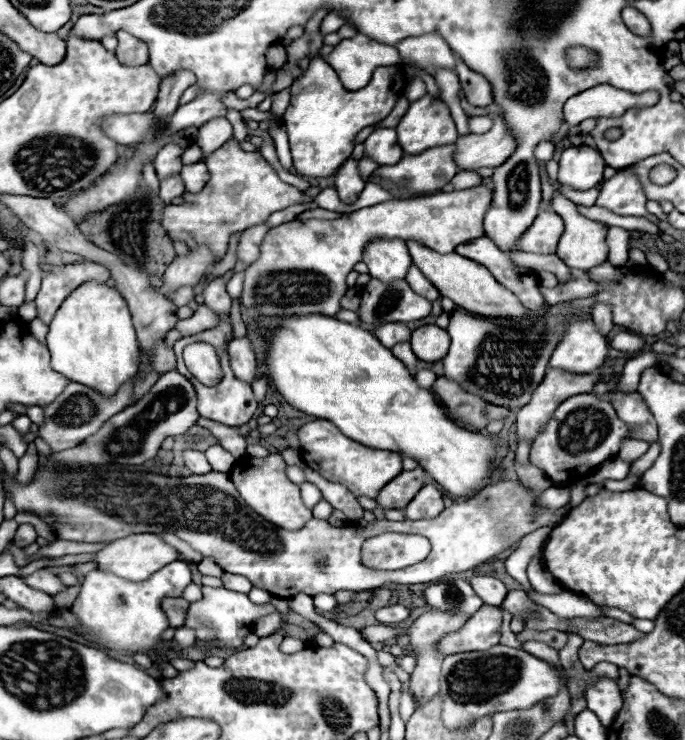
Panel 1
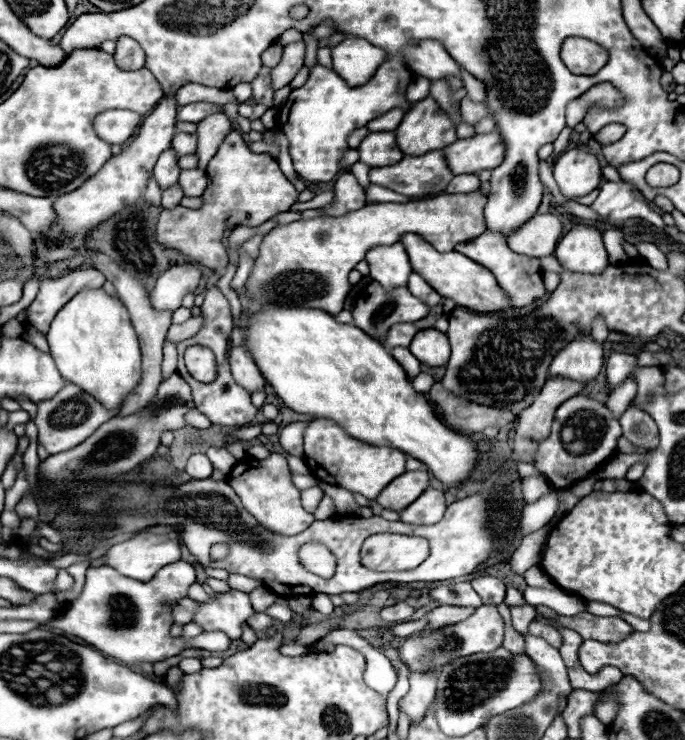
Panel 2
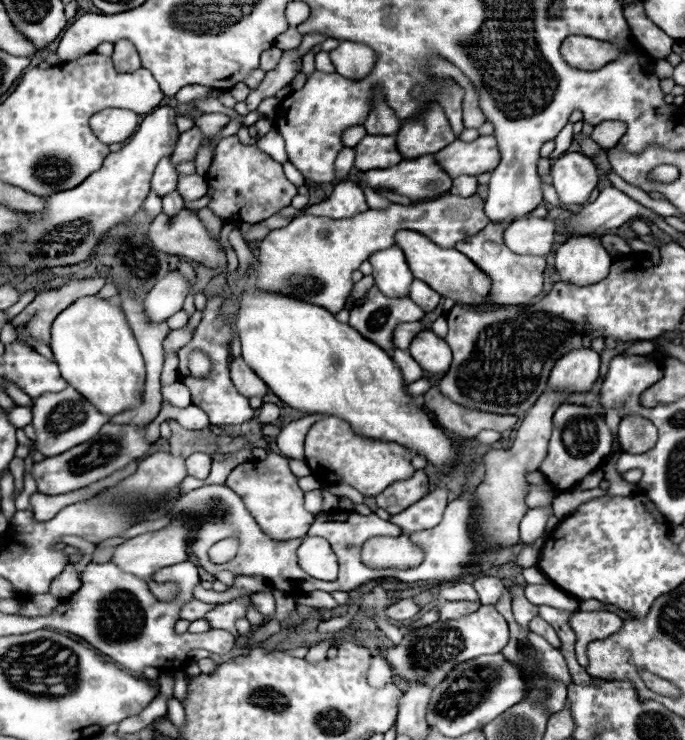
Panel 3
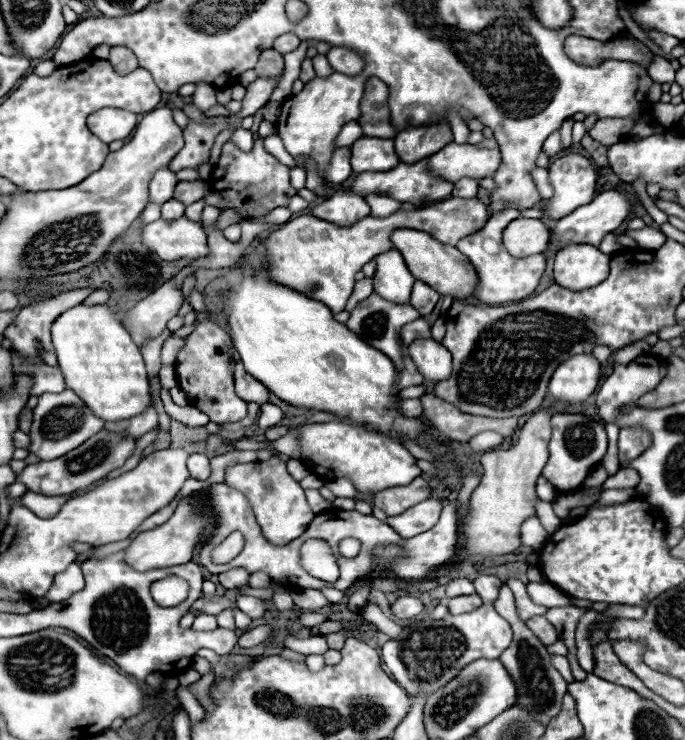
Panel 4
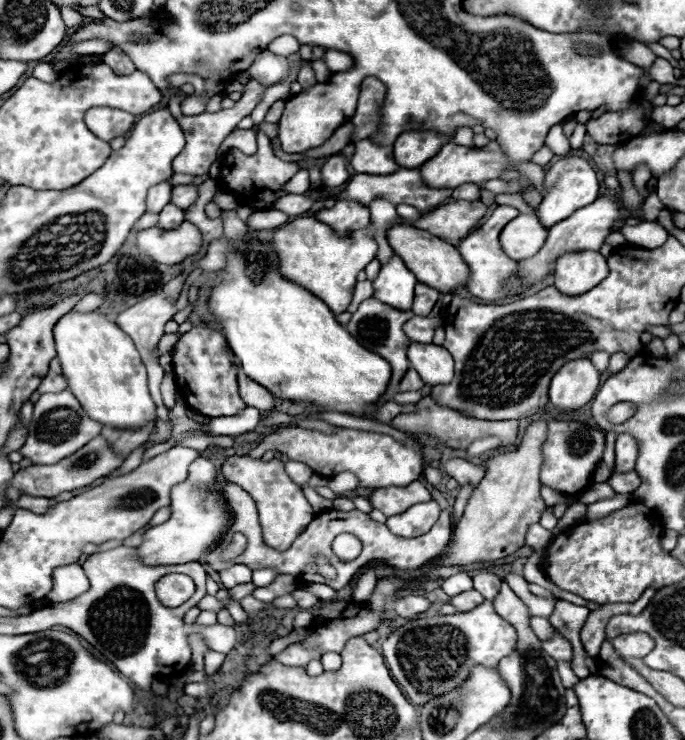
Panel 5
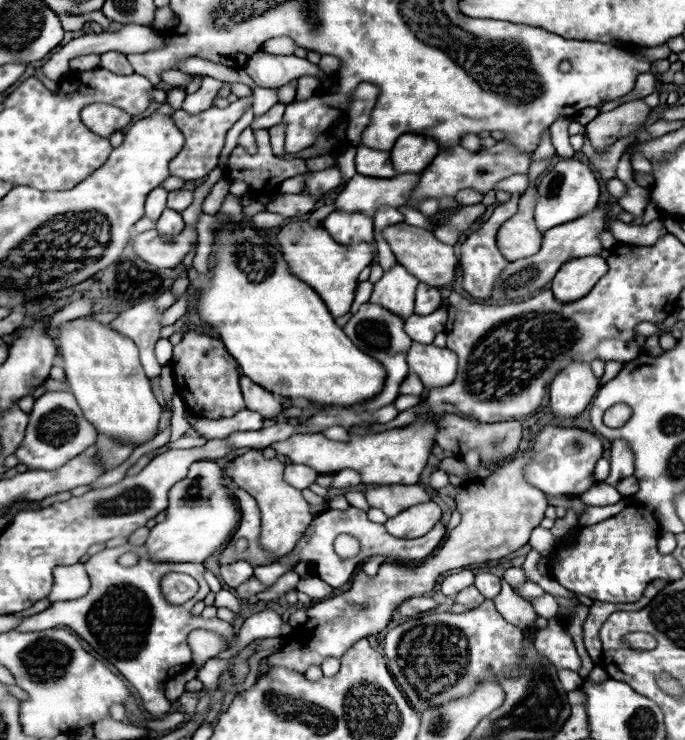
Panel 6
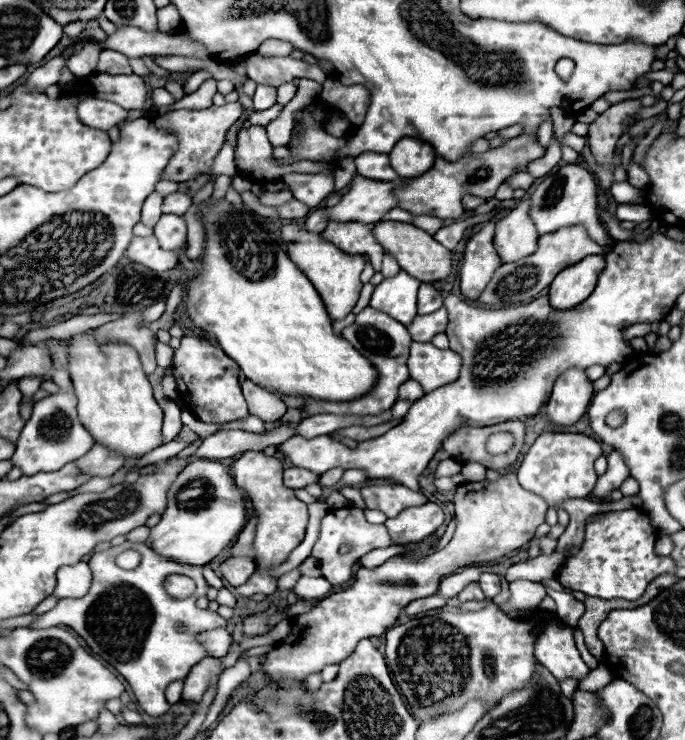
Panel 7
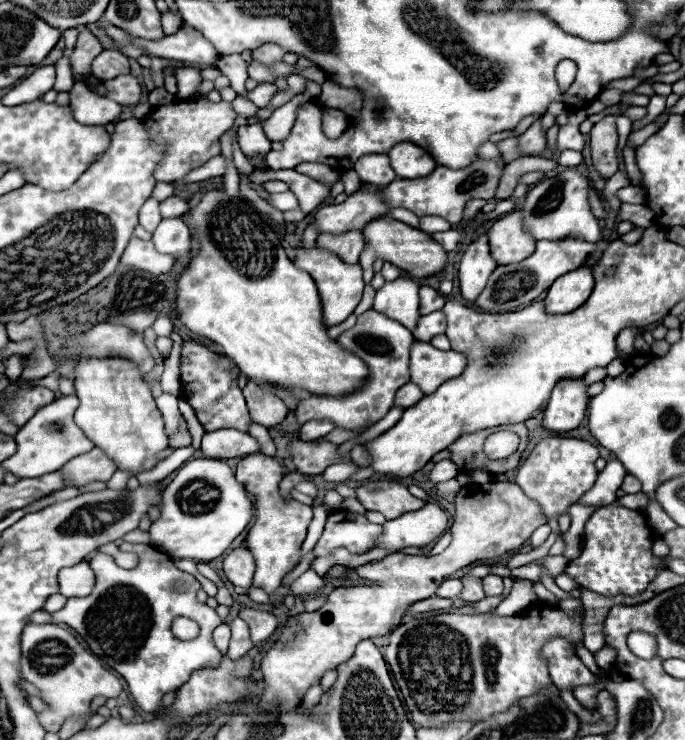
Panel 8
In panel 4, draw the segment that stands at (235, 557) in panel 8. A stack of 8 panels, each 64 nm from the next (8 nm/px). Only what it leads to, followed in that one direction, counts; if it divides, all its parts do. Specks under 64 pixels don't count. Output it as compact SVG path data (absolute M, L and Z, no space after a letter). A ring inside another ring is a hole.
M234 568L230 572L224 572L218 576L220 578L220 584L224 588L238 588L238 586L246 586L248 584L248 578L250 574L244 570L244 568Z

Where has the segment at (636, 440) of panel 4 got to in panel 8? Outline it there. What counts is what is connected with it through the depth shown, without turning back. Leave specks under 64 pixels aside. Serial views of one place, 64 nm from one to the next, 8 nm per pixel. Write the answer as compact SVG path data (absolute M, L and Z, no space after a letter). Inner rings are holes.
M618 460L606 464L606 468L598 474L596 484L580 498L580 504L586 506L606 506L616 500L616 490L622 486L622 480L628 472Z

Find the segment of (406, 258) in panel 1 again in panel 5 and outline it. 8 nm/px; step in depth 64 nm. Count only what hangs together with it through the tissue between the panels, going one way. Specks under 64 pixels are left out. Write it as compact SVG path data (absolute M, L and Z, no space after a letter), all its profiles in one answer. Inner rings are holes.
M392 256L388 264L382 264L382 270L374 280L374 298L392 308L410 310L416 284L418 280L410 274L404 262L398 256Z

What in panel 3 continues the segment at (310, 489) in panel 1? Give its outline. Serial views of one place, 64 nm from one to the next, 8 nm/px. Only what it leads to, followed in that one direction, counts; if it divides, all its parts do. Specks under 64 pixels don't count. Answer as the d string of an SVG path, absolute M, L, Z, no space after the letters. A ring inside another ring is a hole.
M320 490L304 492L304 498L306 498L306 508L308 508L312 514L320 514L320 512L322 512L322 492L320 492Z

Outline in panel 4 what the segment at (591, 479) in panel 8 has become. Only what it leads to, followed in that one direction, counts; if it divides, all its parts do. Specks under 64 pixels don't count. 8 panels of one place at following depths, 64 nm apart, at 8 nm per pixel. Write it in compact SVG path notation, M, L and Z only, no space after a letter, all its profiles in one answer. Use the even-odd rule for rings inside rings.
M556 414L552 416L552 438L548 444L548 462L542 476L562 492L572 492L582 486L586 476L598 466L608 448L606 430L602 424L592 422L582 414Z

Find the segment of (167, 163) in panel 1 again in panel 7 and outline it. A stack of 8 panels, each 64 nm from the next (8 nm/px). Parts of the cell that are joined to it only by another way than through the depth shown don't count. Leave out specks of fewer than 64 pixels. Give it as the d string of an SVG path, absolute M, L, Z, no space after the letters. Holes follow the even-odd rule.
M156 192L146 198L146 202L144 202L144 206L142 206L142 218L140 218L142 224L146 224L146 226L150 226L150 228L156 226L156 222L158 222L160 216L162 216L162 210L160 210L162 200L164 200L164 198L162 198L160 194L156 194Z

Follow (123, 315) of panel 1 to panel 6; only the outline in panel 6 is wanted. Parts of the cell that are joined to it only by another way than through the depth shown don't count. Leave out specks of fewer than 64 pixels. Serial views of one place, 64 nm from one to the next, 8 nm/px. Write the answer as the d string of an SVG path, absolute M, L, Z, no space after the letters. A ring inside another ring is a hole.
M82 318L64 322L60 326L58 340L68 386L78 398L84 418L96 426L96 432L136 448L154 440L158 434L162 406L152 394L150 380L142 370L134 342L110 330L106 324Z

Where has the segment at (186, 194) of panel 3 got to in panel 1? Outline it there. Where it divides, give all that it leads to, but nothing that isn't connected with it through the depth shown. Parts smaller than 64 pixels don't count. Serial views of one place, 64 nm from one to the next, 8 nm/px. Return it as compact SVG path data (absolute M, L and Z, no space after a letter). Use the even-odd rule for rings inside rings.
M198 162L198 164L192 164L192 166L182 166L182 172L180 172L180 178L184 182L184 188L186 192L190 194L198 194L206 182L208 182L208 168L204 162Z

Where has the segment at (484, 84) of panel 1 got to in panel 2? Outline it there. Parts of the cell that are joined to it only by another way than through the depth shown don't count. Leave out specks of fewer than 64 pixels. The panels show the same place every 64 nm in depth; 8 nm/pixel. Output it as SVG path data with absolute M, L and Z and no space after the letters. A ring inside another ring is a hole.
M462 70L462 80L464 80L464 86L468 90L468 96L474 100L474 102L484 102L484 94L486 94L486 88L480 80L476 80L474 76L470 76L466 70Z

